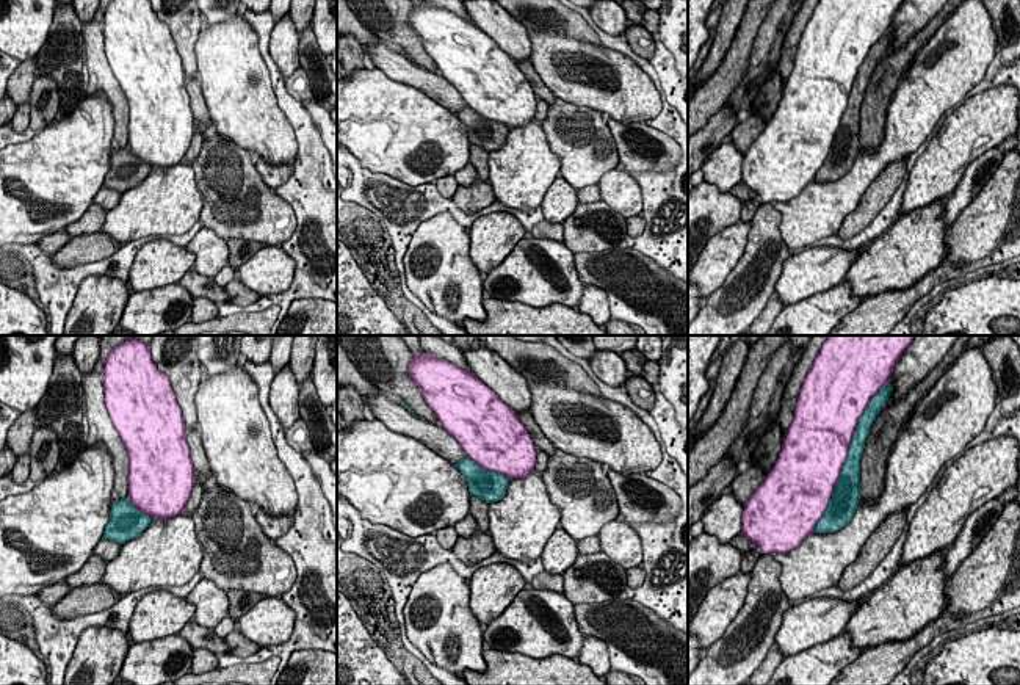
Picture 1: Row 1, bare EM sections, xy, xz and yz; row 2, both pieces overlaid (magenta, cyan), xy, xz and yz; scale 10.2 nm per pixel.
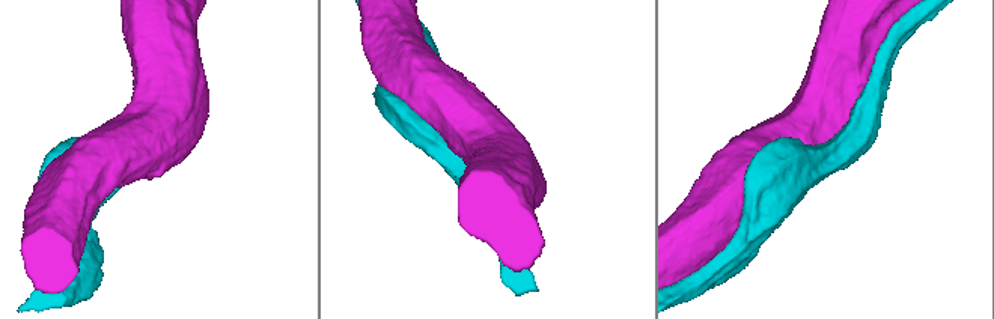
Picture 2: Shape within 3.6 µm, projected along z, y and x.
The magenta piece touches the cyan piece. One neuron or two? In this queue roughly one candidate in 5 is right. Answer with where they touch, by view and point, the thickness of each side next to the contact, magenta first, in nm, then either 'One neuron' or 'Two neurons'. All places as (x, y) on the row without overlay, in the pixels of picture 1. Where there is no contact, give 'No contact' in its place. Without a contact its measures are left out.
Touches magenta at yz (846, 105). Thickness 500 nm (magenta) against 220 nm. Two neurons

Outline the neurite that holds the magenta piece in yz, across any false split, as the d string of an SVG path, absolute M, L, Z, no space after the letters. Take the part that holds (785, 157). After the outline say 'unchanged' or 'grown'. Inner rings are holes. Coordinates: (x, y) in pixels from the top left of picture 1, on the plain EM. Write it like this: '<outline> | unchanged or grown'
M819 0L779 107L744 152L741 183L761 202L796 198L826 161L855 75L904 0Z | unchanged

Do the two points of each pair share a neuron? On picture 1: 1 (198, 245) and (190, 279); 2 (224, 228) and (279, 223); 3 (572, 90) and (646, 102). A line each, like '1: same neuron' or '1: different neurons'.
1: different neurons
2: same neuron
3: same neuron

